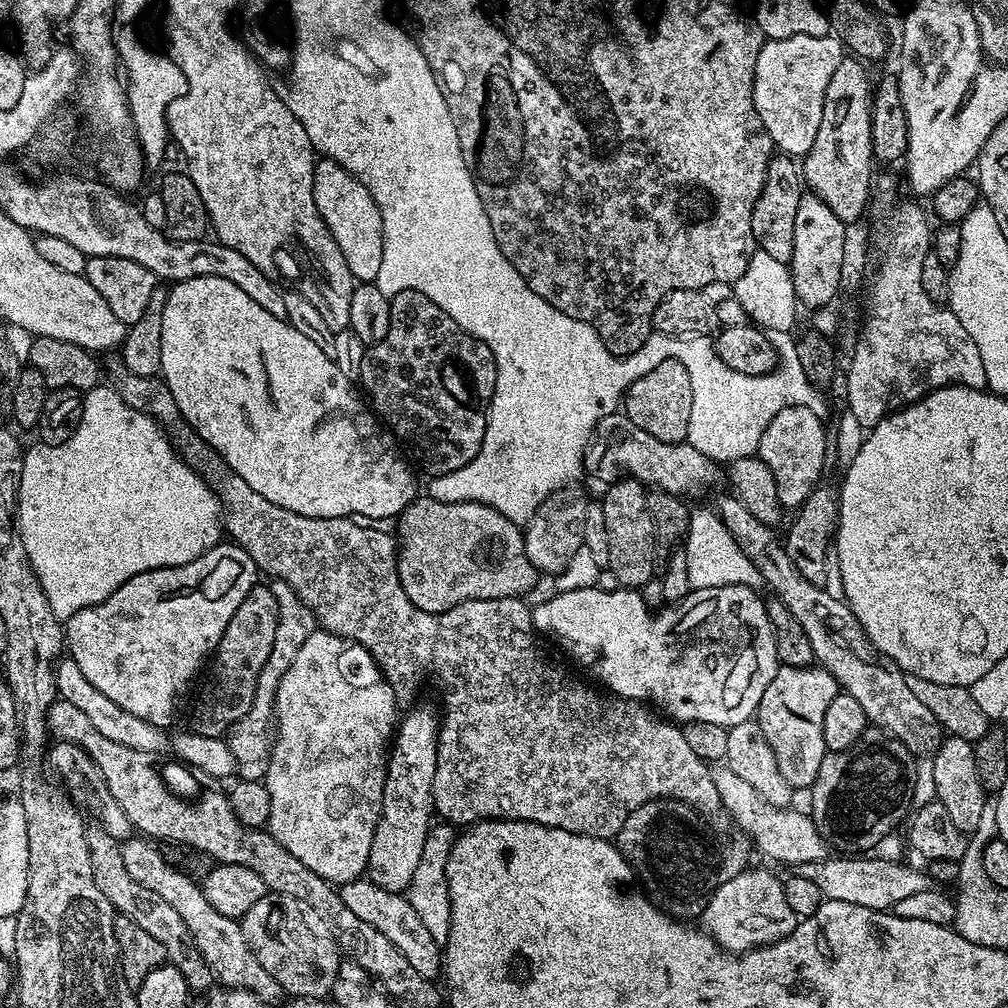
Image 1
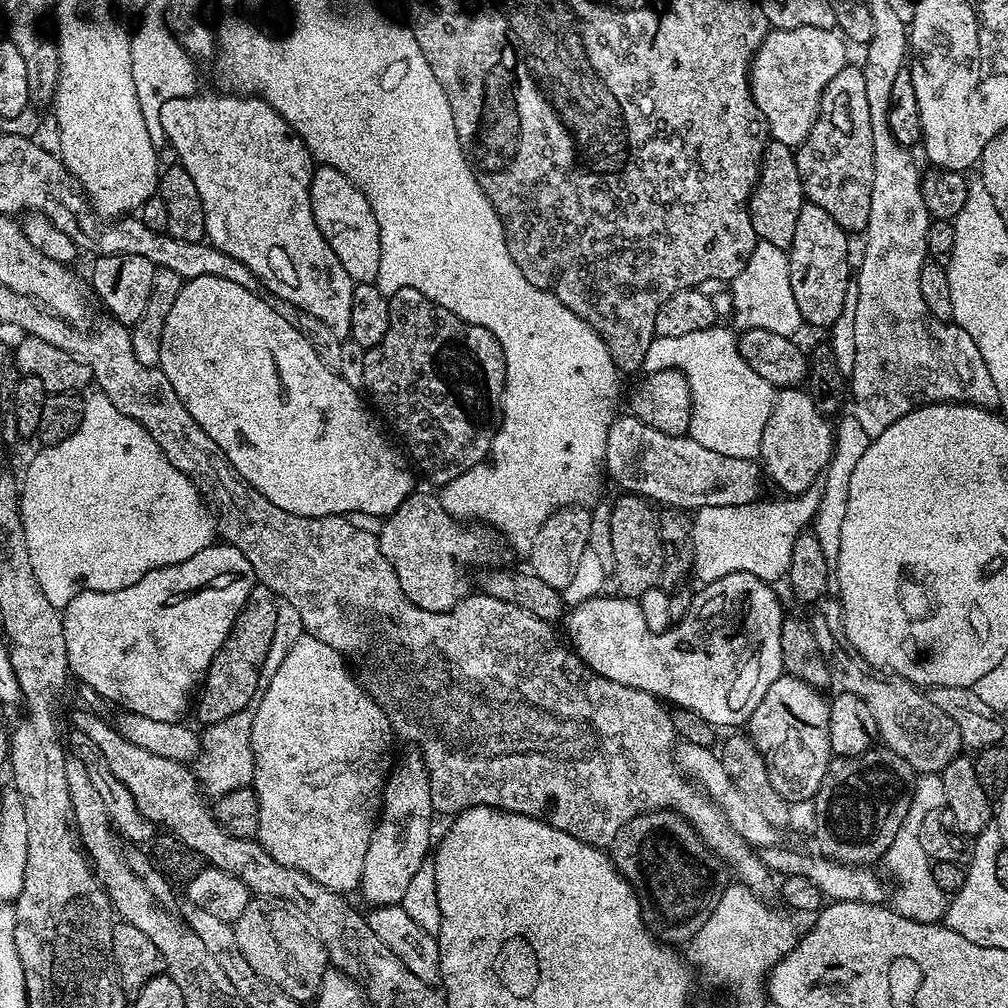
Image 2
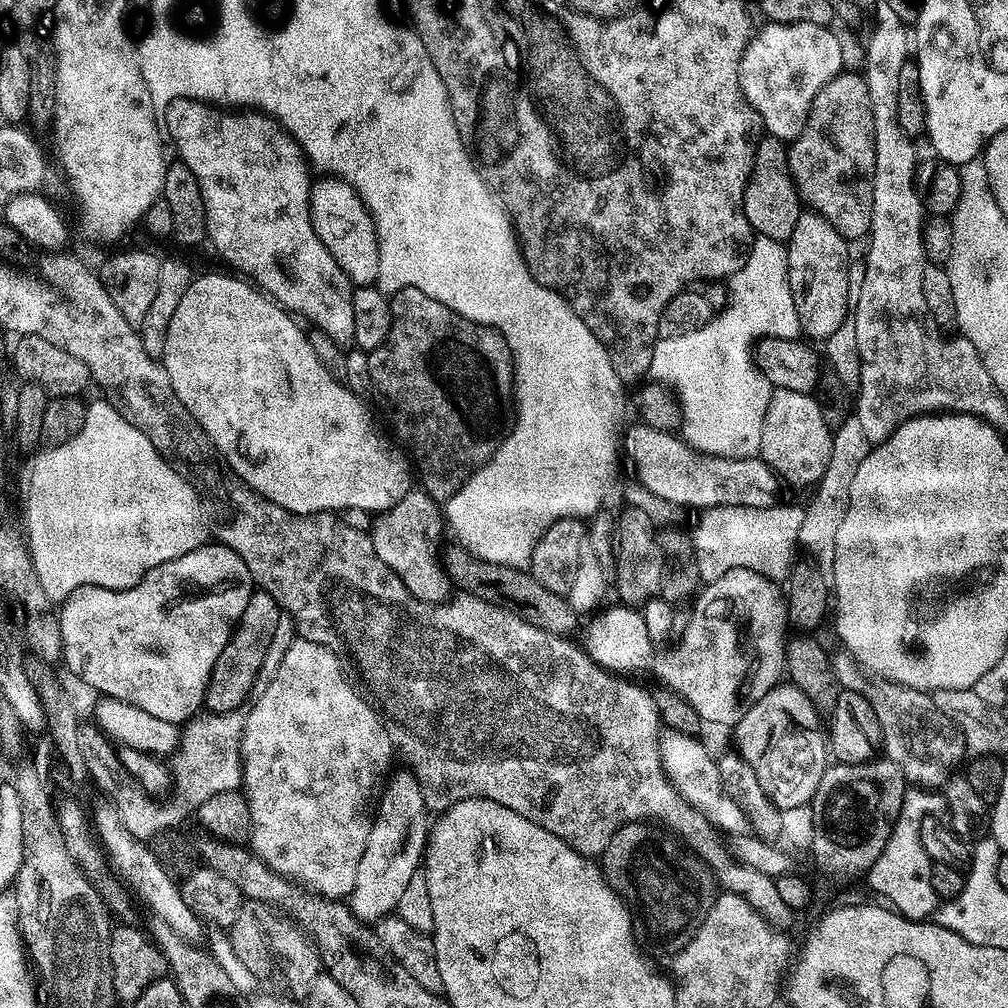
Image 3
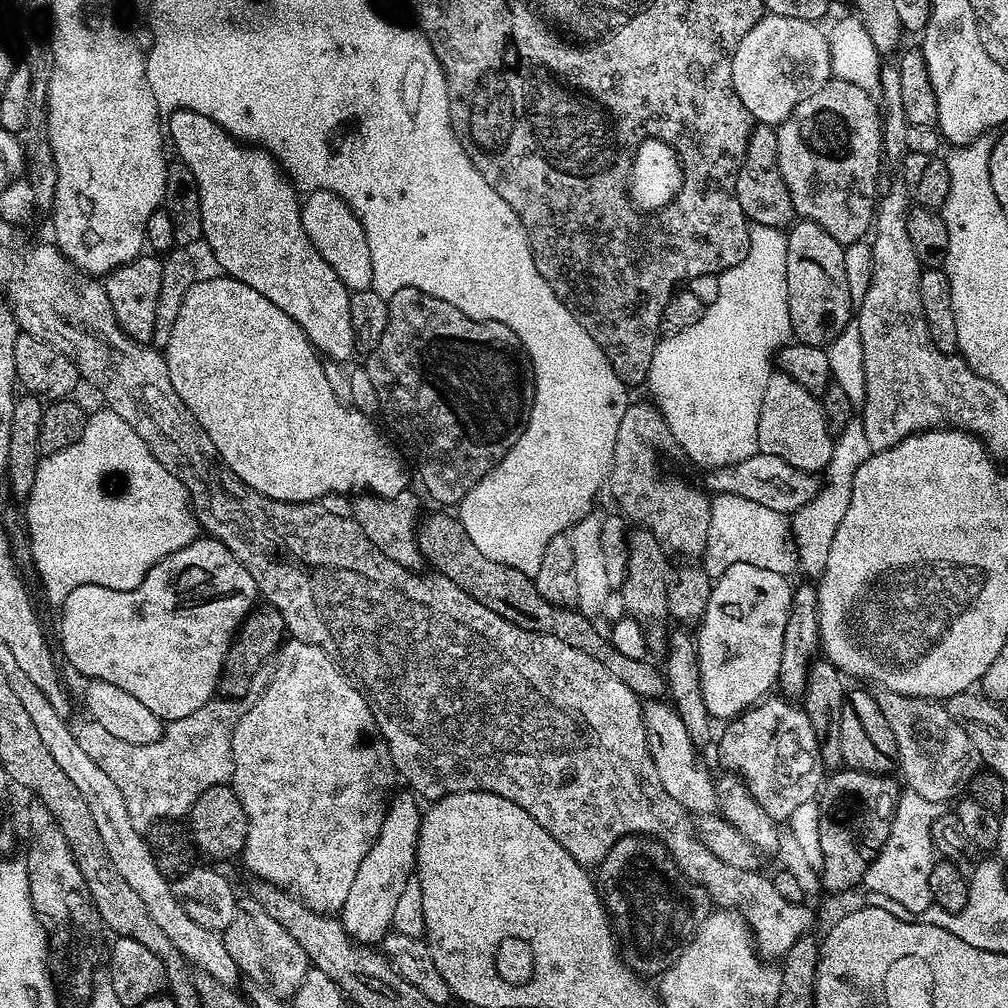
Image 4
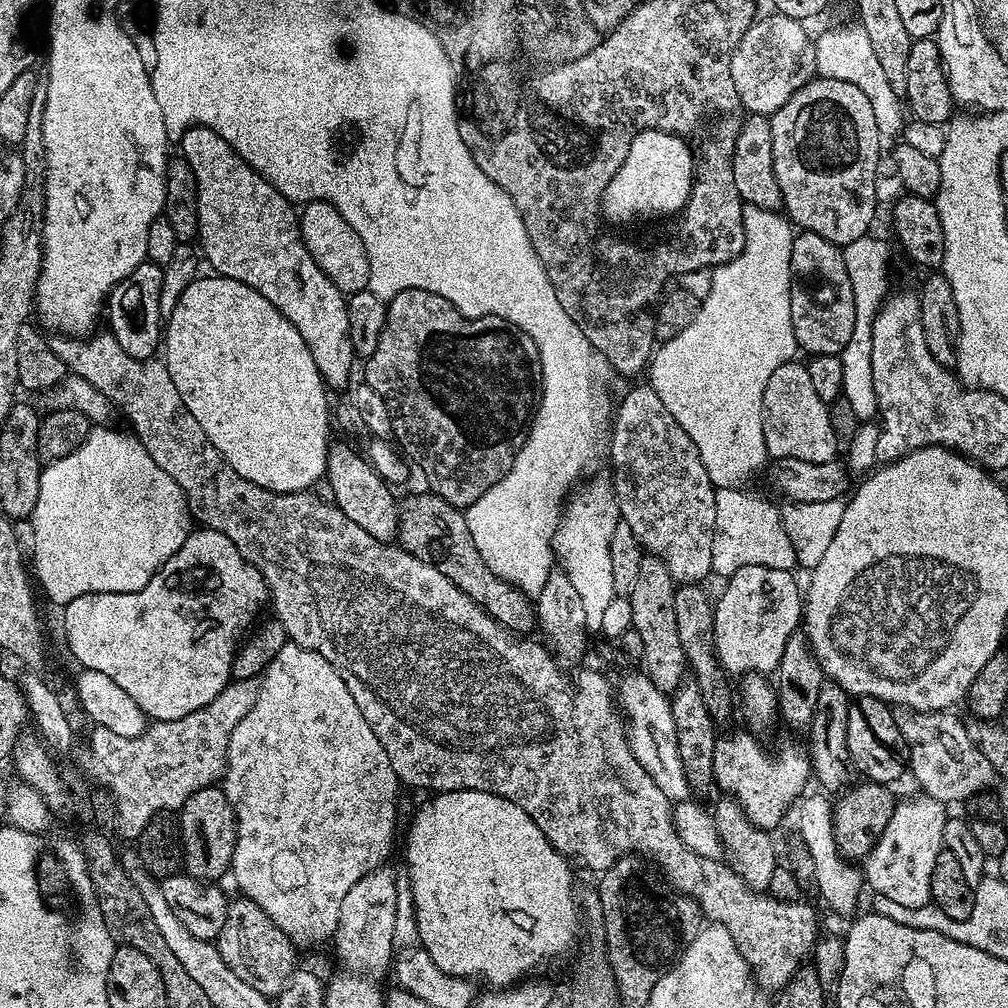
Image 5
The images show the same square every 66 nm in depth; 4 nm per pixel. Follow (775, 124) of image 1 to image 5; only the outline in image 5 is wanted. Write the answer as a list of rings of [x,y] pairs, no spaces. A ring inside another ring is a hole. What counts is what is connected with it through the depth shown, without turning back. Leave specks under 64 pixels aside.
[[[761,15],[748,27],[730,62],[730,78],[734,78],[734,90],[738,90],[741,105],[749,113],[766,117],[786,106],[792,95],[816,76],[816,46],[804,29],[807,27],[794,18],[771,15]]]

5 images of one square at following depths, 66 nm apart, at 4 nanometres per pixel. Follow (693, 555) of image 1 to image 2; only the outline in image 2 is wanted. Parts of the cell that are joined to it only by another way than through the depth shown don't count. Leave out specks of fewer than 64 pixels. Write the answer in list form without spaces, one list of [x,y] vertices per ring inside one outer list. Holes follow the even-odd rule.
[[[817,482],[811,484],[803,494],[791,498],[780,498],[784,500],[767,500],[761,499],[754,504],[743,504],[742,506],[706,506],[705,508],[695,509],[694,515],[691,517],[692,521],[692,541],[694,542],[694,562],[692,563],[692,570],[695,579],[700,579],[700,582],[709,584],[718,578],[726,578],[726,574],[734,574],[735,572],[749,572],[759,578],[759,580],[766,580],[769,582],[783,581],[788,575],[788,567],[790,566],[790,558],[794,554],[794,542],[800,537],[801,532],[805,531],[813,523],[816,512],[819,510],[819,502],[823,496],[823,483]]]

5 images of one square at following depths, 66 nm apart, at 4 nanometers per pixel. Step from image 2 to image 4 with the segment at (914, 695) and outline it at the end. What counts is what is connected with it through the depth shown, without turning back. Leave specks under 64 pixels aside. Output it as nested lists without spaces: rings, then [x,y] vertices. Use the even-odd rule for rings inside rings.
[[[880,688],[875,697],[878,710],[882,710],[894,733],[894,742],[898,742],[898,772],[904,775],[908,783],[905,785],[941,806],[947,805],[947,800],[955,801],[982,768],[978,750],[974,742],[966,738],[966,730],[954,722],[943,703],[903,696],[889,688]]]

